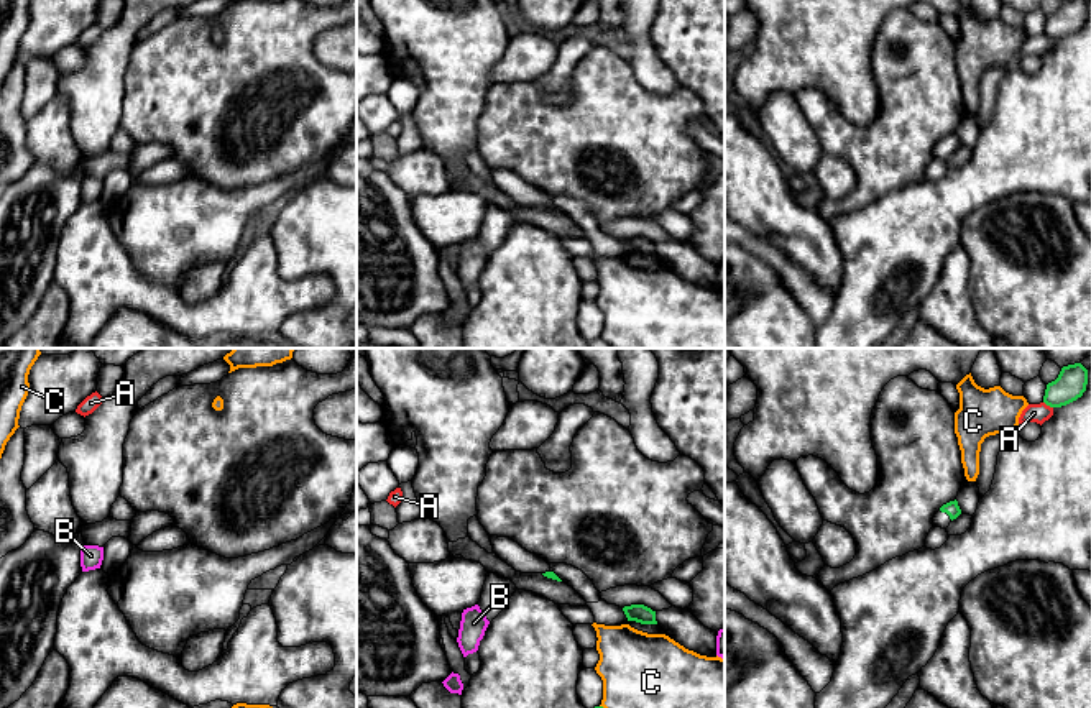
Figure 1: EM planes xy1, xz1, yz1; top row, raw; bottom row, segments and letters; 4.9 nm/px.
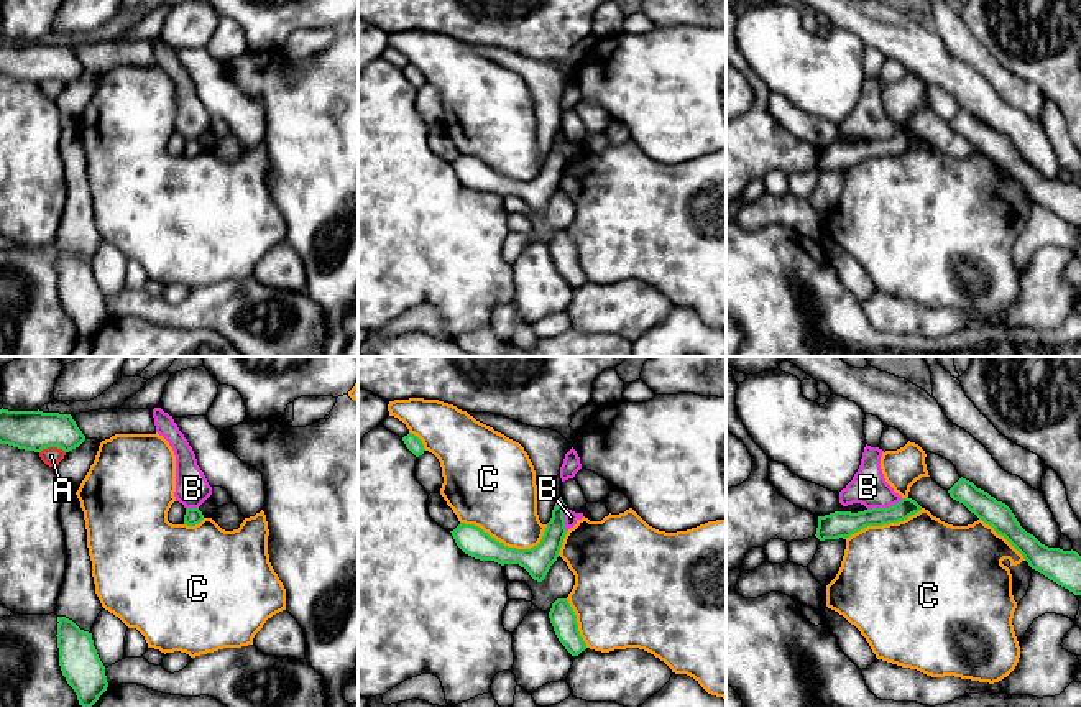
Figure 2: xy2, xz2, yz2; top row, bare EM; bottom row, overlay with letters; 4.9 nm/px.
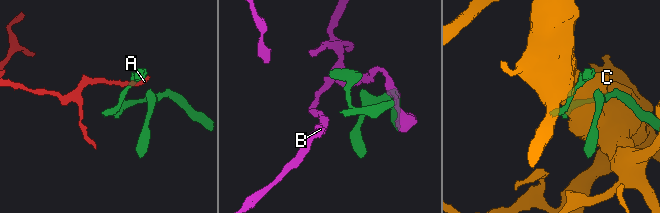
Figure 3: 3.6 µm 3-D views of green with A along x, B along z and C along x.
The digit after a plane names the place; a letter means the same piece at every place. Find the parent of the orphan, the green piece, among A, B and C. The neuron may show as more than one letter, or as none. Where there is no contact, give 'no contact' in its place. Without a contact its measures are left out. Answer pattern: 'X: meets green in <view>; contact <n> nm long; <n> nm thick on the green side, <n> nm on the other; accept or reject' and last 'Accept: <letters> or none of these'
A: meets green in xy2; contact 130 nm long; 190 nm thick on the green side, 90 nm on the other; reject
B: meets green in yz2; contact 190 nm long; 130 nm thick on the green side, 180 nm on the other; reject
C: meets green in xz2; contact 440 nm long; 140 nm thick on the green side, 360 nm on the other; reject
Accept: none of these

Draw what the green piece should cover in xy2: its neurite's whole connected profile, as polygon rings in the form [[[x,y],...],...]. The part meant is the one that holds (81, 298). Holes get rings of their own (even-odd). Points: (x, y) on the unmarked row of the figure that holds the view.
[[[58,248],[59,298],[74,321],[79,337],[92,339],[107,322],[105,298],[94,278],[92,265],[80,261],[72,252]]]

